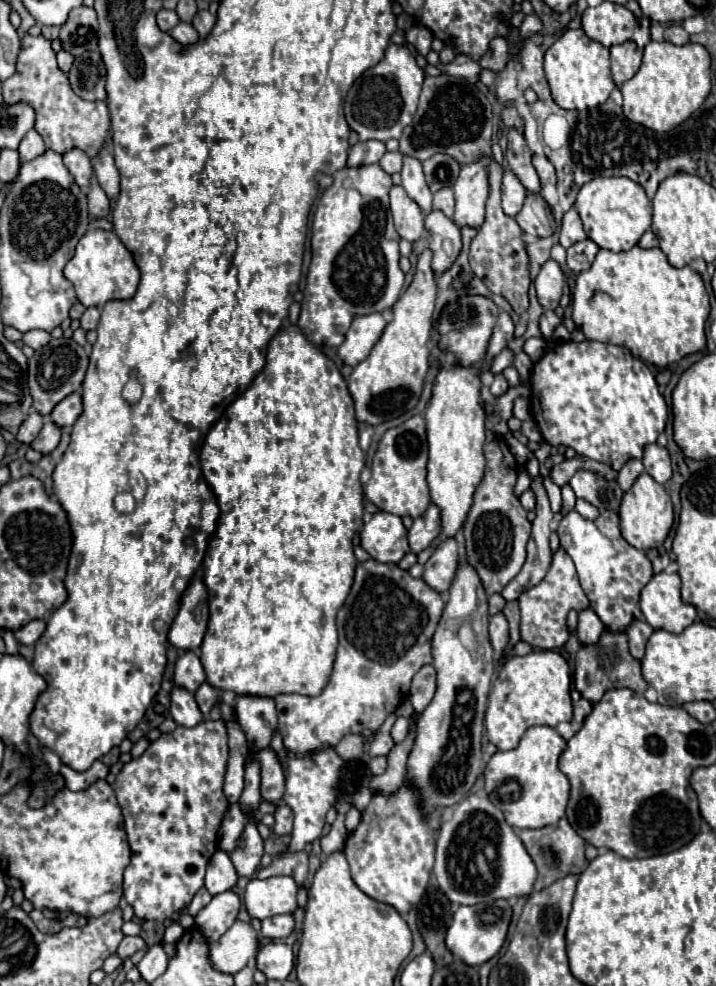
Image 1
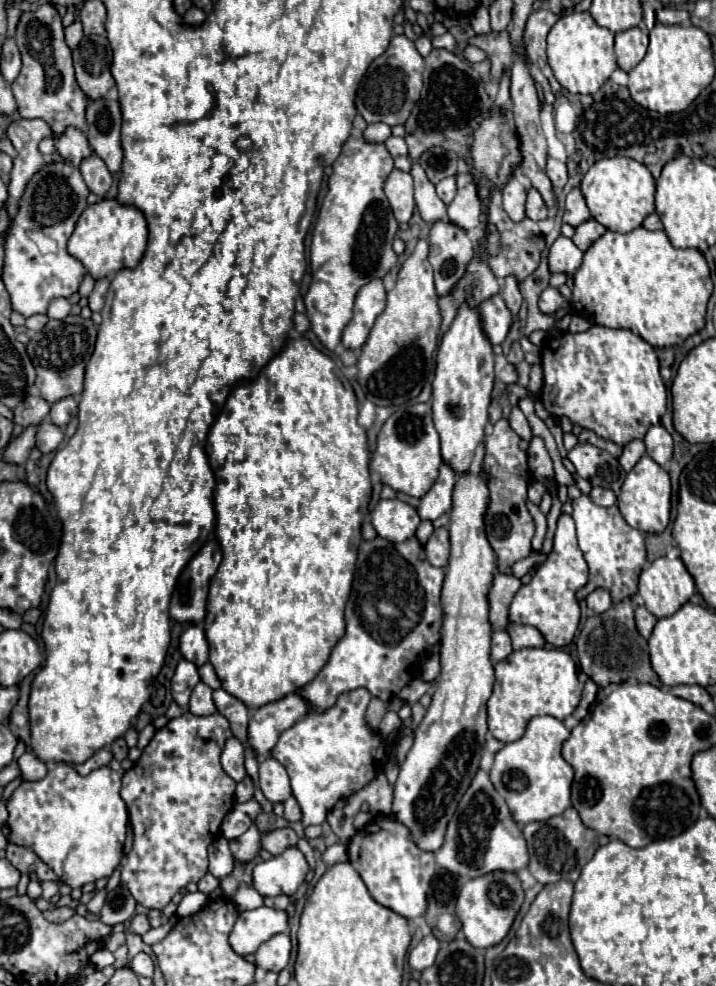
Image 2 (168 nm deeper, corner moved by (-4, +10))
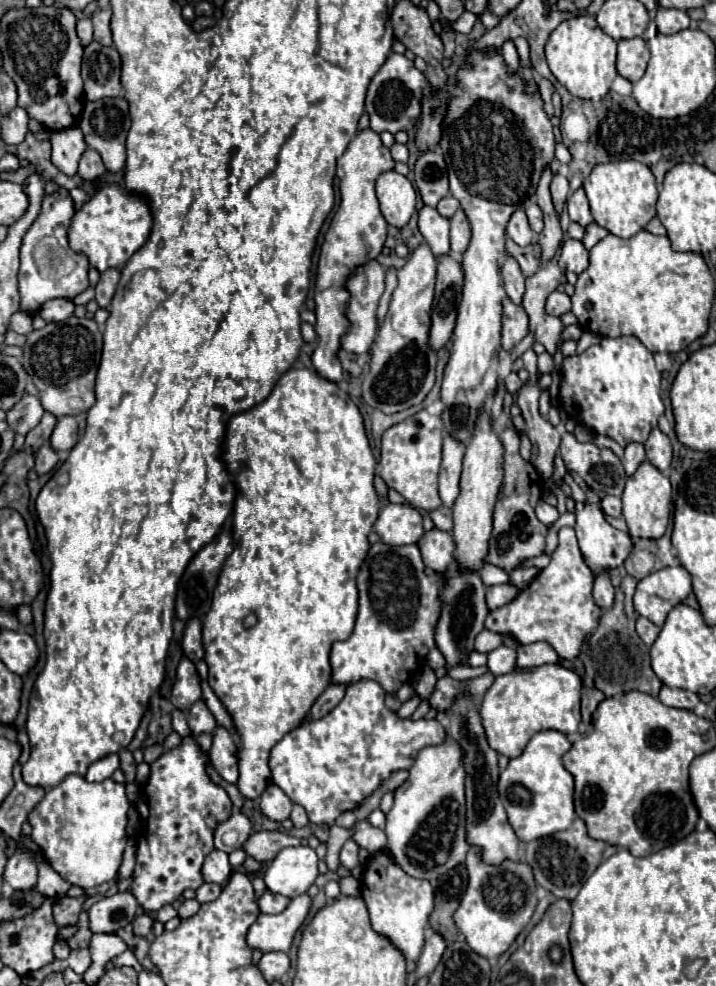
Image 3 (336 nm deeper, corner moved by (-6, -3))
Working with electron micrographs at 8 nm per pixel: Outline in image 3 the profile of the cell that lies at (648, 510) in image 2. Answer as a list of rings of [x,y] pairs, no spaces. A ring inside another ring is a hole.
[[[649,460],[641,462],[637,472],[627,478],[623,490],[623,518],[629,526],[629,534],[633,538],[661,538],[669,522],[669,506],[671,506],[669,478],[663,476]]]

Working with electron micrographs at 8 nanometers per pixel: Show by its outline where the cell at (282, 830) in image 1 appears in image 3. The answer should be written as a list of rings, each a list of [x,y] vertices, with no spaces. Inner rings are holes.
[[[295,804],[295,806],[293,806],[293,812],[291,812],[291,820],[293,820],[295,828],[303,828],[303,826],[307,826],[309,818],[307,818],[307,812],[305,812],[305,808]]]

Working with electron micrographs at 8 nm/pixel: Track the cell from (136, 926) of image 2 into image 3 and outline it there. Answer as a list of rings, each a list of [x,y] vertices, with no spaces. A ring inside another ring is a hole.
[[[147,912],[139,914],[139,916],[133,920],[133,932],[135,932],[137,936],[147,936],[147,934],[151,932],[151,926],[153,926],[153,916],[147,914]]]

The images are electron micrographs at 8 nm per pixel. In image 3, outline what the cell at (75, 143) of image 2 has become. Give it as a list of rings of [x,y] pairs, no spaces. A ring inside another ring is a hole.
[[[71,126],[69,130],[51,132],[51,144],[53,144],[53,154],[51,154],[53,164],[61,172],[65,172],[67,176],[77,174],[79,158],[87,148],[87,144],[83,140],[83,134],[81,134],[81,128]]]

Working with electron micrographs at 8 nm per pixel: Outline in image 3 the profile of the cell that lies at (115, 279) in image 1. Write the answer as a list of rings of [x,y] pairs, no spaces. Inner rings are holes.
[[[97,184],[81,208],[75,210],[69,226],[69,246],[75,252],[83,252],[89,264],[99,272],[113,266],[123,266],[149,238],[153,224],[151,208],[145,196],[127,192],[121,184]]]

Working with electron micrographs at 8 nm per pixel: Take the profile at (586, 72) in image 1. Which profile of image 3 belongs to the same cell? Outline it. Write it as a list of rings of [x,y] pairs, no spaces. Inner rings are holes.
[[[579,14],[571,20],[561,22],[549,36],[545,44],[545,56],[551,72],[555,78],[577,98],[585,100],[601,100],[609,88],[611,82],[617,78],[615,70],[615,52],[617,42],[607,36],[593,16]]]

